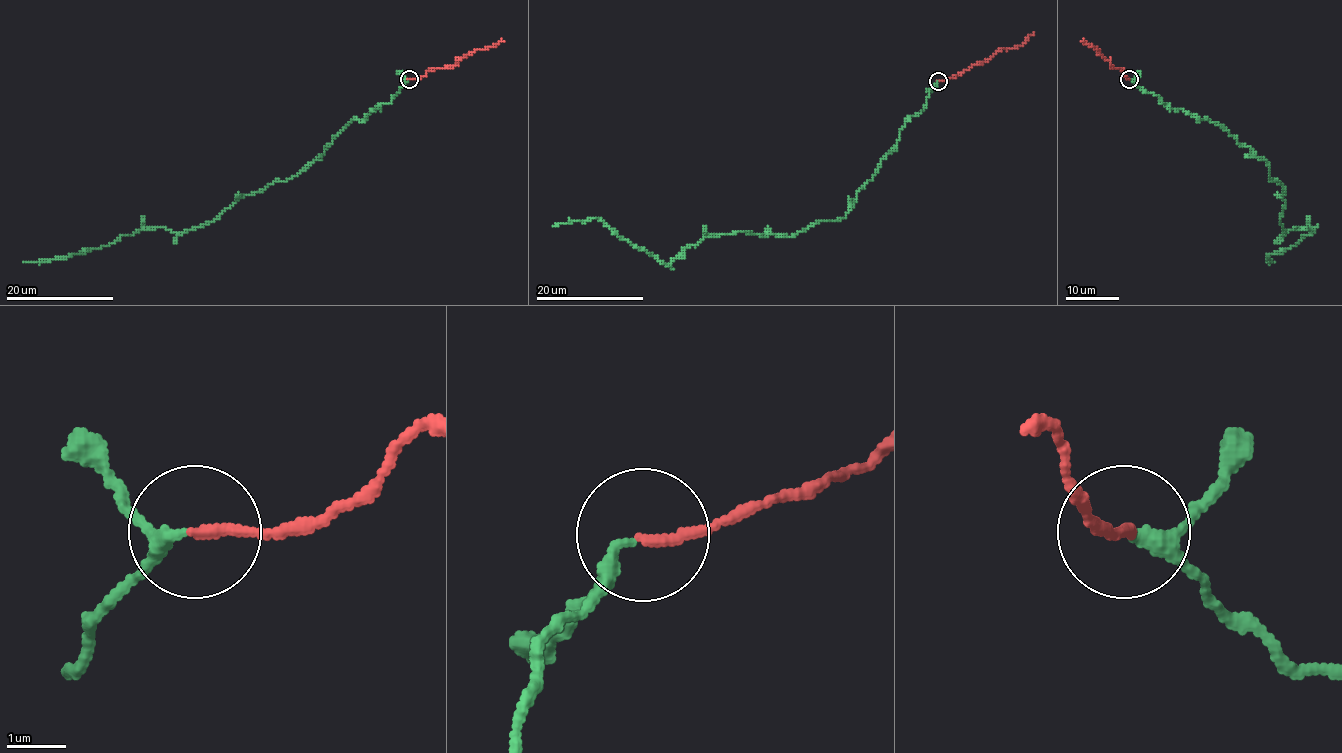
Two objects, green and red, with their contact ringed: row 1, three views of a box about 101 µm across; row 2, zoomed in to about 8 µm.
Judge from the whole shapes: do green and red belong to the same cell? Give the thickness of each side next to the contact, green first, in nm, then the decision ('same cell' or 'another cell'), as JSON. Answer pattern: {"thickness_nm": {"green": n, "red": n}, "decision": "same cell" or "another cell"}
{"thickness_nm": {"green": 180, "red": 180}, "decision": "same cell"}

